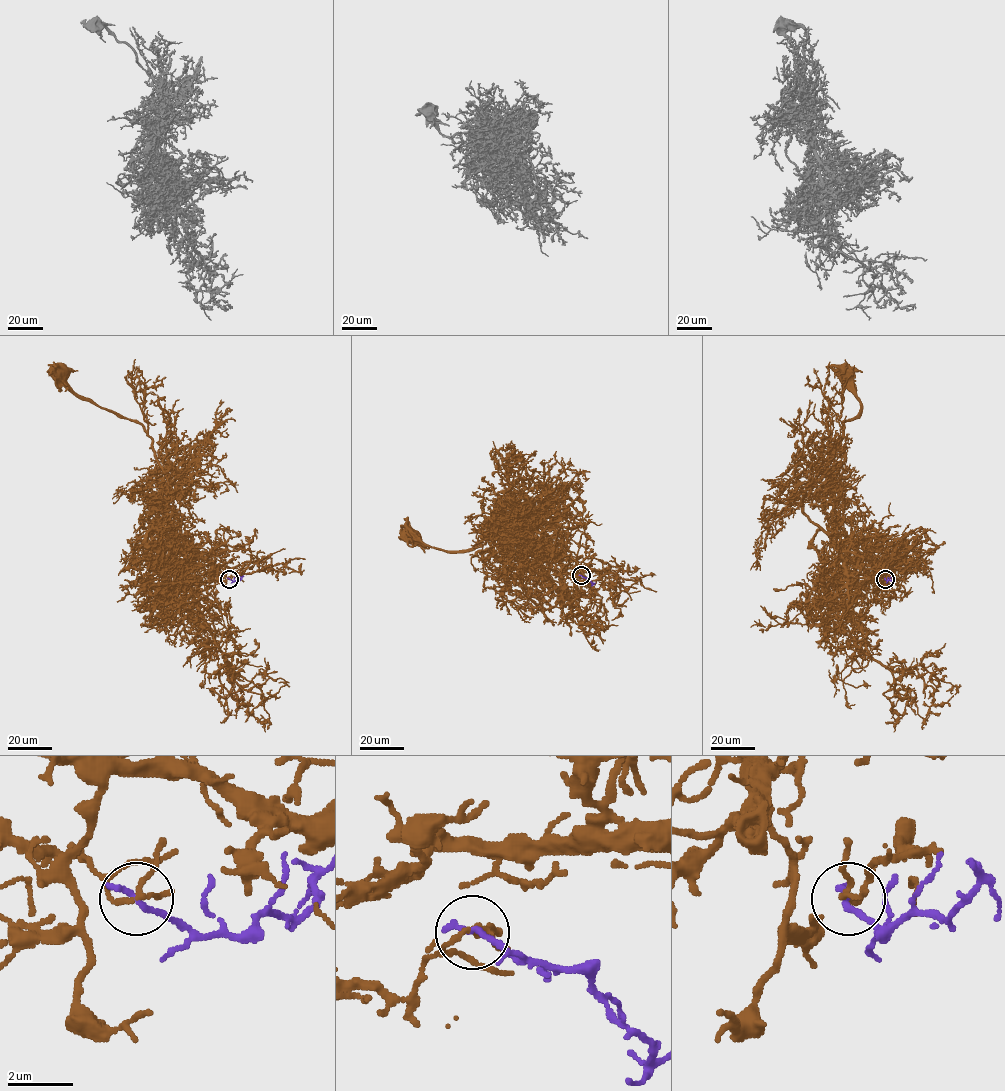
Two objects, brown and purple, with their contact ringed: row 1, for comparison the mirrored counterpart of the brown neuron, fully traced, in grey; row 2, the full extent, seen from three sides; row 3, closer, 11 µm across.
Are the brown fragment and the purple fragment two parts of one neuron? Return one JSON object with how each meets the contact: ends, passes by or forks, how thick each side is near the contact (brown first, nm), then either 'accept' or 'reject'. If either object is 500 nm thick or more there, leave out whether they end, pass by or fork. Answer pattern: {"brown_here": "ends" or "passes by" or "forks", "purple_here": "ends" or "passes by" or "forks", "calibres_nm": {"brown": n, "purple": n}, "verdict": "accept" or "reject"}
{"brown_here": "forks", "purple_here": "ends", "calibres_nm": {"brown": 130, "purple": 240}, "verdict": "reject"}

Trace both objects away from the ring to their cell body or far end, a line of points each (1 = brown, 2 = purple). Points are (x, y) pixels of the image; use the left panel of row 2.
1: (229, 579), (213, 572), (204, 559), (171, 547), (159, 519), (168, 477), (147, 432), (84, 400), (60, 372)
2: (229, 579), (236, 581), (243, 575)

